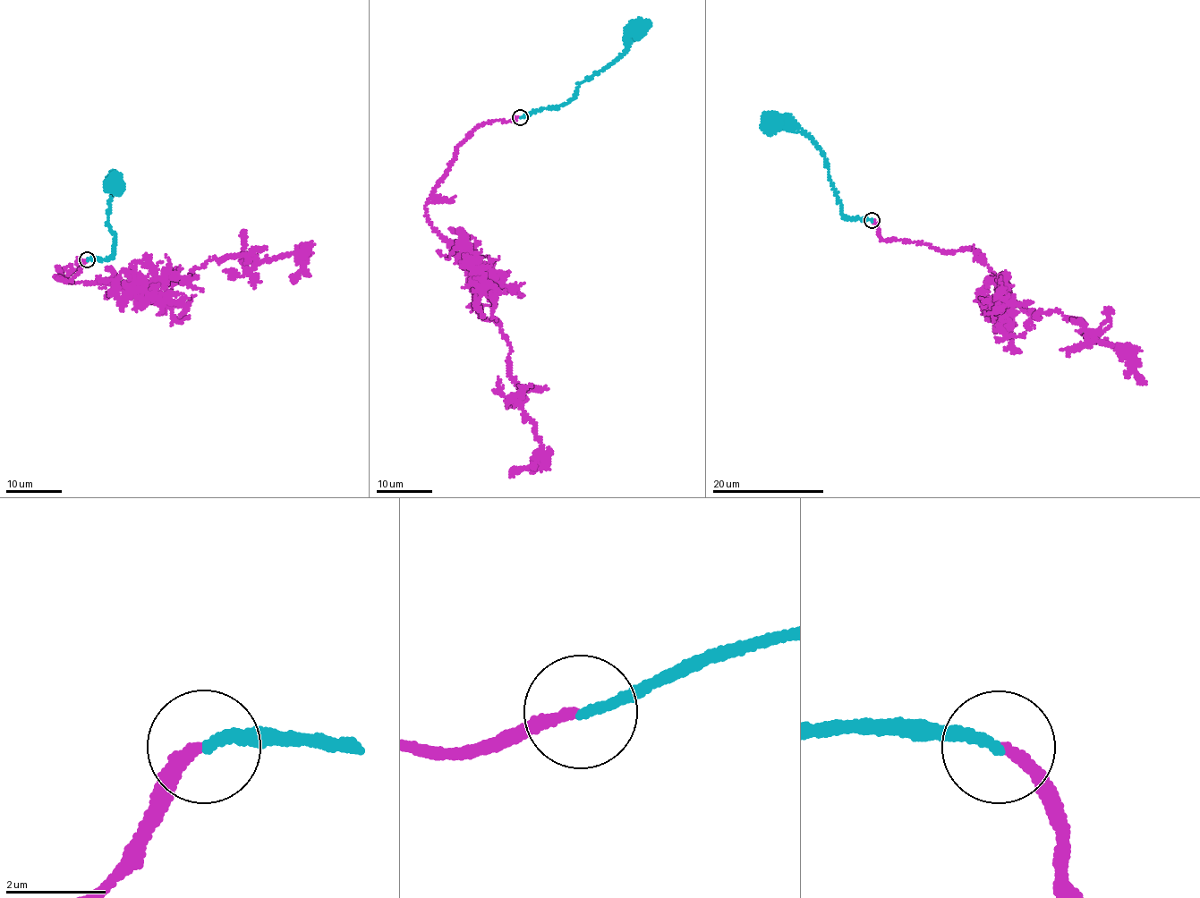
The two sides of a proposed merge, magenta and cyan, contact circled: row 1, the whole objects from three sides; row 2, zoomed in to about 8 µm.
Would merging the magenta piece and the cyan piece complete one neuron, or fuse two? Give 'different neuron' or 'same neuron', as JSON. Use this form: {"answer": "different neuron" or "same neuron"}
{"answer": "same neuron"}

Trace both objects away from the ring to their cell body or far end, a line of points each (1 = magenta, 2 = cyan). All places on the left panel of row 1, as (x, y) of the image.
1: (87, 260), (70, 279), (56, 278), (58, 267), (80, 283), (179, 282), (216, 257), (293, 253), (294, 280)
2: (87, 260), (107, 259), (111, 256), (114, 232), (107, 223), (108, 203), (116, 182), (111, 185), (118, 182)

